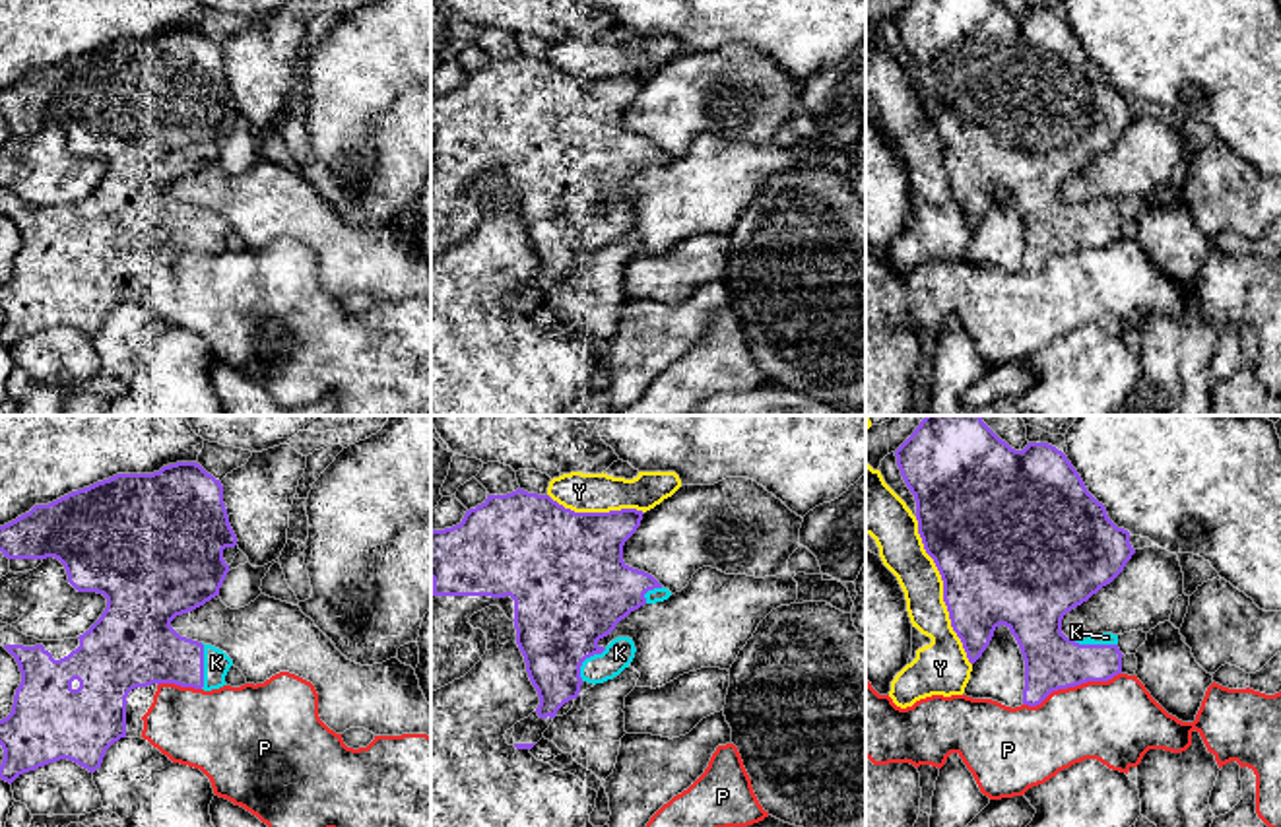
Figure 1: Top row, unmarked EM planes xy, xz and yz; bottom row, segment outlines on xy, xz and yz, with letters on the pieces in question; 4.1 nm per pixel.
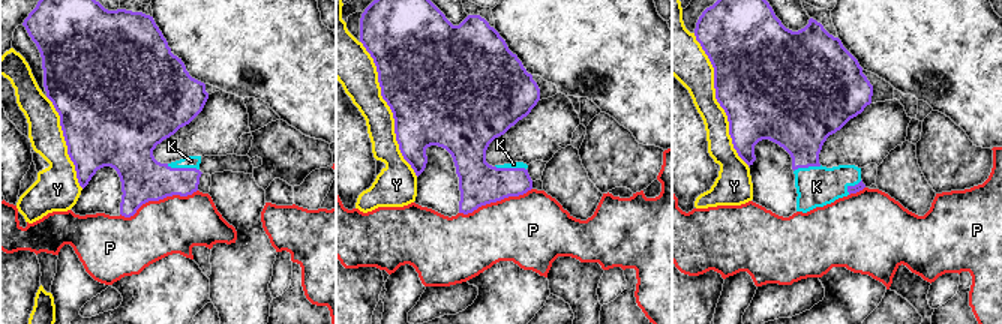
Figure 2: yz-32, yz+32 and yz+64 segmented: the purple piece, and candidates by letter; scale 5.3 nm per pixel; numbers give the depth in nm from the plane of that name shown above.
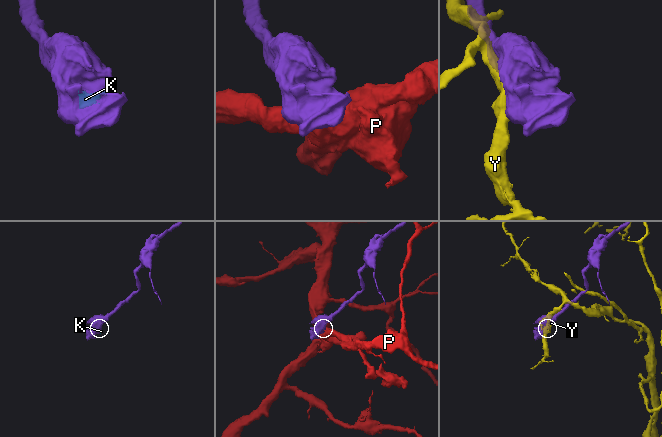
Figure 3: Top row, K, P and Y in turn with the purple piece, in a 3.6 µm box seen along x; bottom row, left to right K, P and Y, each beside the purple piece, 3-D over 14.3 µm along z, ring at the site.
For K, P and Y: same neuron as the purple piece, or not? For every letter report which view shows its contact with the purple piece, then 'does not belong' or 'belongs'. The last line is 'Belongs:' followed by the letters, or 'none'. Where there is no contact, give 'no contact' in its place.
K: meets purple in xy; belongs
P: meets purple in yz; does not belong
Y: meets purple in yz; does not belong
Belongs: K

